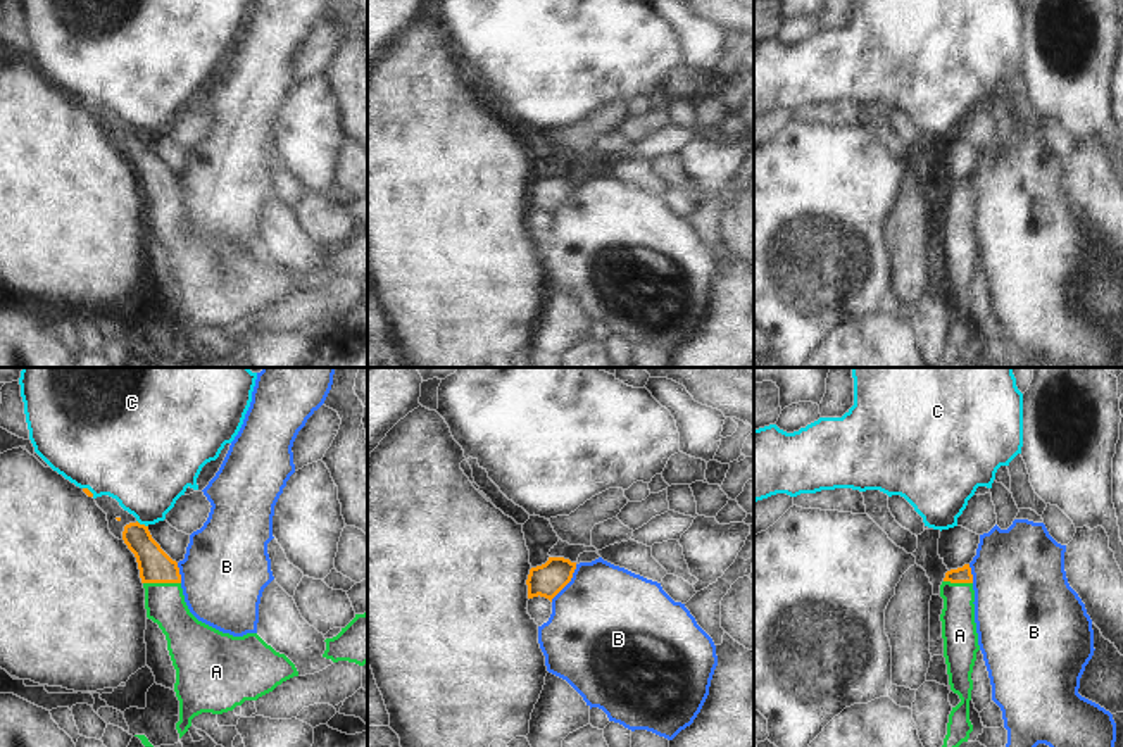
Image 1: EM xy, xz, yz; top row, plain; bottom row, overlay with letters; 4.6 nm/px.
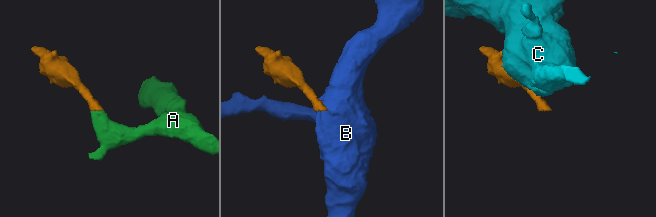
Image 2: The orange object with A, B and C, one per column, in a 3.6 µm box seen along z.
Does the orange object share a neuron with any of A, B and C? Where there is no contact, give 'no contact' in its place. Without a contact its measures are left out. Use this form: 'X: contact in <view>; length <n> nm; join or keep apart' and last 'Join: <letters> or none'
A: contact in xy; length 180 nm; join
B: contact in xz; length 220 nm; keep apart
C: contact in xy; length 70 nm; keep apart
Join: A

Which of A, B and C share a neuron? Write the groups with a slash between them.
A / B / C

